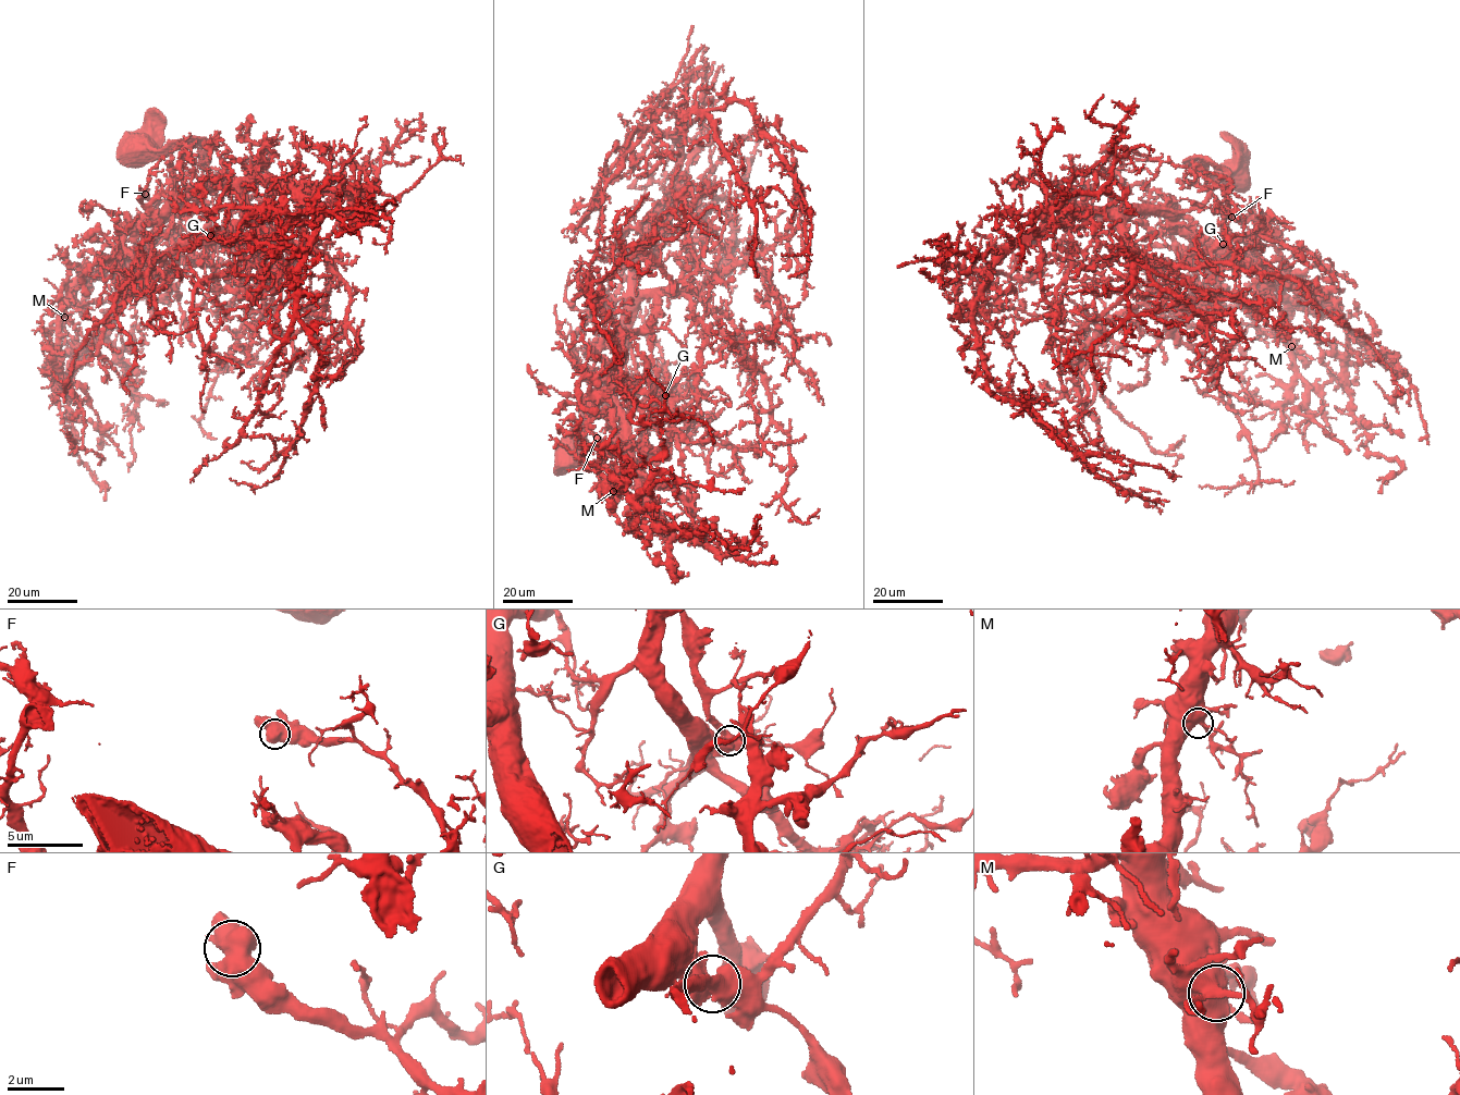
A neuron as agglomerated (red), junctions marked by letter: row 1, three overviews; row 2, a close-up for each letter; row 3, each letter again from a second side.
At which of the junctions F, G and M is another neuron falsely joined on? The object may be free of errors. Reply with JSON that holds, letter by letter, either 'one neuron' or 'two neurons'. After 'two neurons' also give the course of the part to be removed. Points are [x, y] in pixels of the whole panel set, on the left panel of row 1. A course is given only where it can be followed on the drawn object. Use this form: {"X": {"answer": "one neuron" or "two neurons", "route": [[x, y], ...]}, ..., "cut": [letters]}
{"F": {"answer": "one neuron"}, "G": {"answer": "two neurons", "route": [[210, 236], [216, 234], [228, 217], [246, 210], [262, 222], [257, 238], [261, 247]]}, "M": {"answer": "one neuron"}, "cut": ["G"]}

